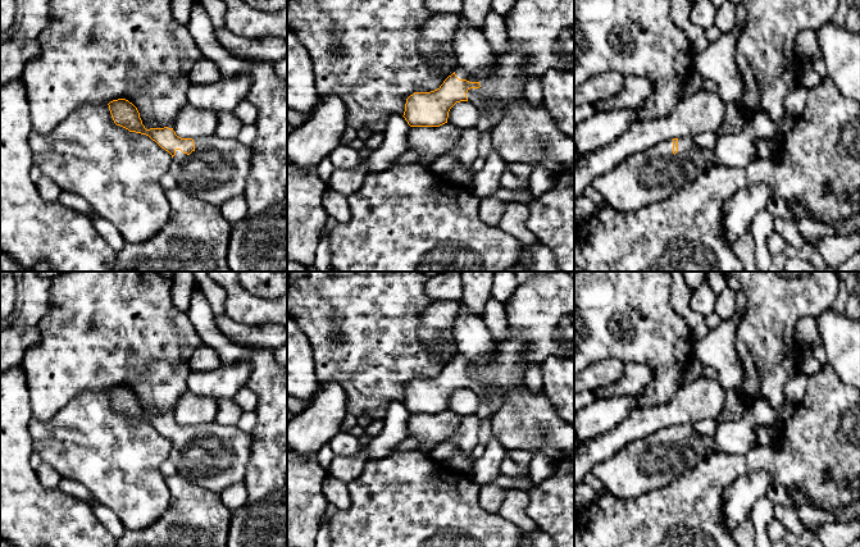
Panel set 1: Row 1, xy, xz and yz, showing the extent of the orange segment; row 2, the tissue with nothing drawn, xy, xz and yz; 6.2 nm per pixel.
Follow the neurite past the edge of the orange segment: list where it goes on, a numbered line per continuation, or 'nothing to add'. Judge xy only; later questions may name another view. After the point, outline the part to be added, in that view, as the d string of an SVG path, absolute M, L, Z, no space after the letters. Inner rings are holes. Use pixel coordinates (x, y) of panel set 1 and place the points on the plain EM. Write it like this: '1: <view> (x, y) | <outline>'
1: xy (217, 457) | M217 421L194 425L195 437L187 442L176 437L169 459L177 473L215 493L244 483L251 459L252 434Z

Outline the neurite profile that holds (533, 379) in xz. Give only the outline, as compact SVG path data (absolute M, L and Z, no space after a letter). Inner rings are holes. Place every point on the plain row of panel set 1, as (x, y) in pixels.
M536 363L531 364L524 373L524 383L531 392L542 391L542 366Z

